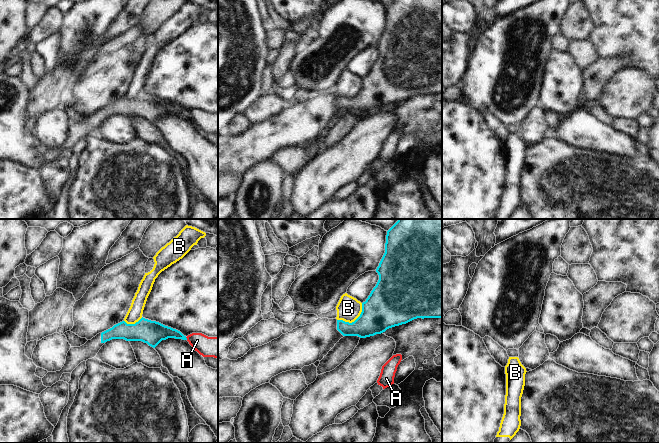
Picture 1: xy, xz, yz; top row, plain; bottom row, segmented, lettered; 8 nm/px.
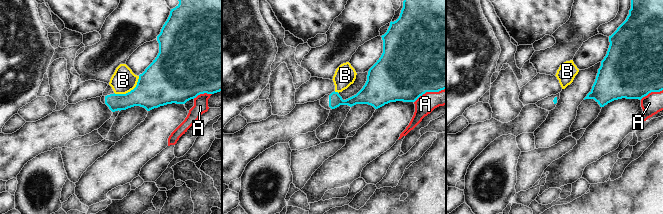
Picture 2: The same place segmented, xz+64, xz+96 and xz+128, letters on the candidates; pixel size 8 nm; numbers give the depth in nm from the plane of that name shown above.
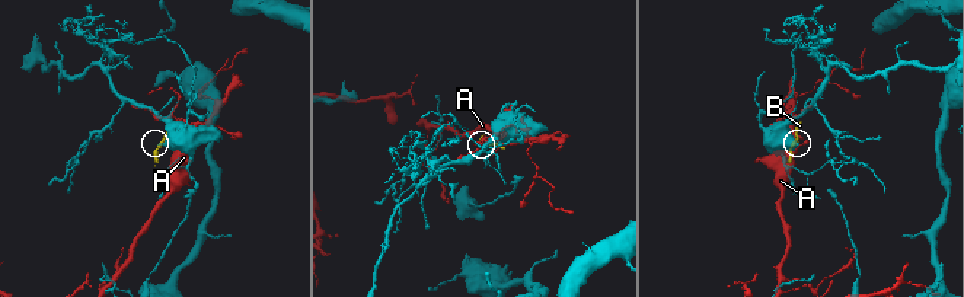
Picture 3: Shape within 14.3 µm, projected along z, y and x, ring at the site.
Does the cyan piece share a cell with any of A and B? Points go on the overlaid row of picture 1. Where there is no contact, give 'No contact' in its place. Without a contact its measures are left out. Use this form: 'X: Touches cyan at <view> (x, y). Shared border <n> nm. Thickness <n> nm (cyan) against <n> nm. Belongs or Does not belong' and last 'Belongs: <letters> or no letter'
A: Touches cyan at xy (186, 338). Shared border 30 nm. Thickness 160 nm (cyan) against 160 nm. Does not belong
B: Touches cyan at xz (355, 320). Shared border 240 nm. Thickness 320 nm (cyan) against 190 nm. Does not belong
Belongs: no letter

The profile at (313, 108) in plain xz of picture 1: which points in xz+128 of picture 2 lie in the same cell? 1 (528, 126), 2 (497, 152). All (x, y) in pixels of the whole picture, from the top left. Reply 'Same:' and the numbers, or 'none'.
Same: 1

